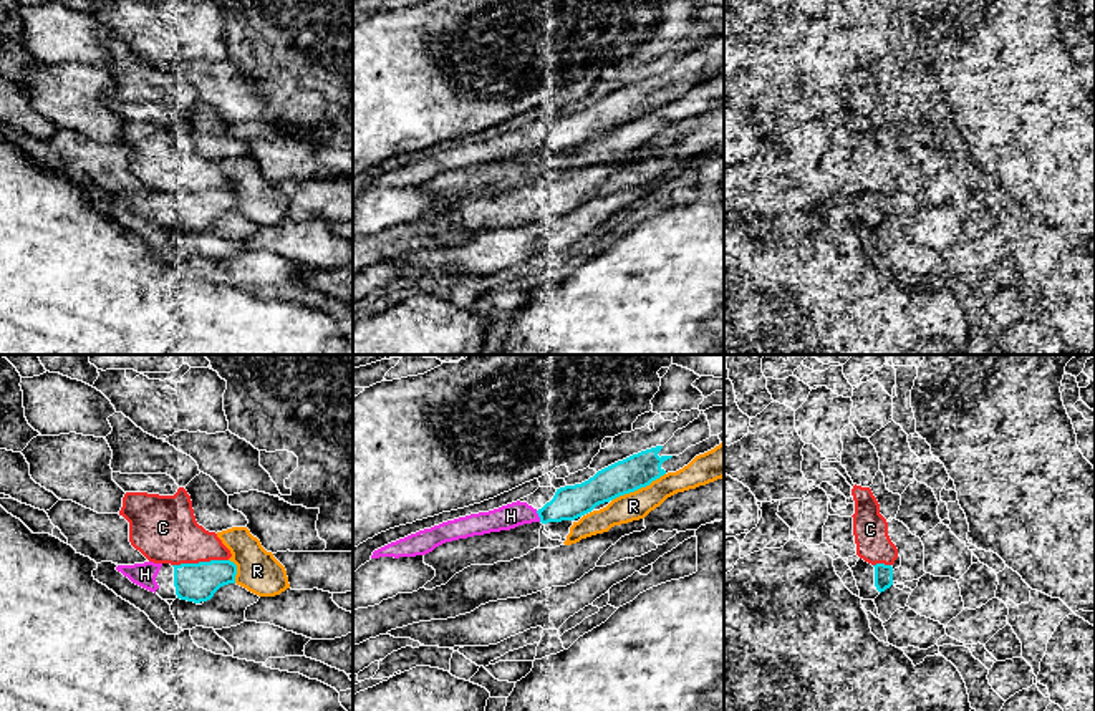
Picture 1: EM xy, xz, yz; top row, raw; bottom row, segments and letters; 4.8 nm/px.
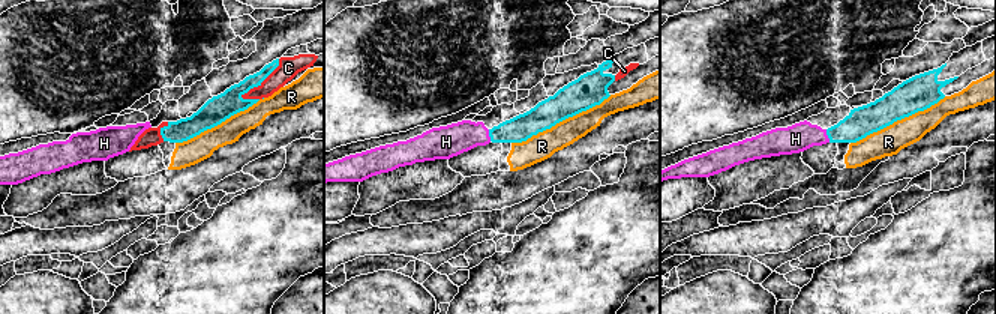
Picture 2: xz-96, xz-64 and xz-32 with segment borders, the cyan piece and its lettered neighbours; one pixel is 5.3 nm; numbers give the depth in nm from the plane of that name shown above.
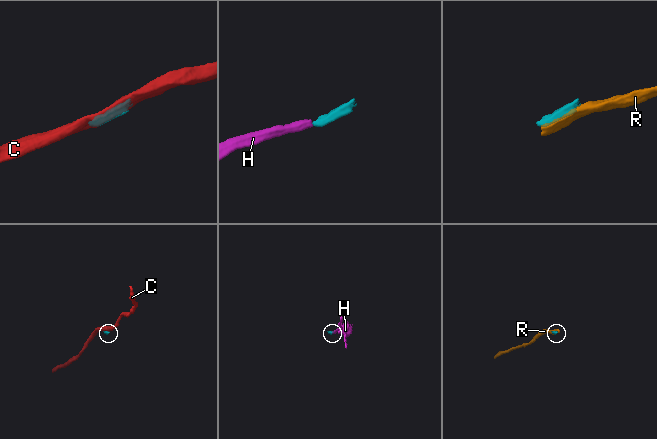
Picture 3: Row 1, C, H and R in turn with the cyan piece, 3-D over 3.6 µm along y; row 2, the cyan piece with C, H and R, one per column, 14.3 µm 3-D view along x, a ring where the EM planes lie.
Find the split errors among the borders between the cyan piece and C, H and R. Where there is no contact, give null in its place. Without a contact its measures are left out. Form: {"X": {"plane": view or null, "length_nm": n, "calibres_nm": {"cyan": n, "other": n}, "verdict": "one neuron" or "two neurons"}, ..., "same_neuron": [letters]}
{"C": {"plane": "xy", "length_nm": 280, "calibres_nm": {"cyan": 190, "other": 320}, "verdict": "two neurons"}, "H": {"plane": "xz", "length_nm": 60, "calibres_nm": {"cyan": 160, "other": 120}, "verdict": "one neuron"}, "R": {"plane": "xz", "length_nm": 300, "calibres_nm": {"cyan": 160, "other": 140}, "verdict": "two neurons"}, "same_neuron": ["H"]}

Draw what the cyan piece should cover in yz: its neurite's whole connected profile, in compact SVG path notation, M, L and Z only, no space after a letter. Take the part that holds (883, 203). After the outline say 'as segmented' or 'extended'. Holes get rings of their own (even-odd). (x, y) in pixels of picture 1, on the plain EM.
M876 192L875 196L875 215L881 222L893 214L893 196Z; as segmented

